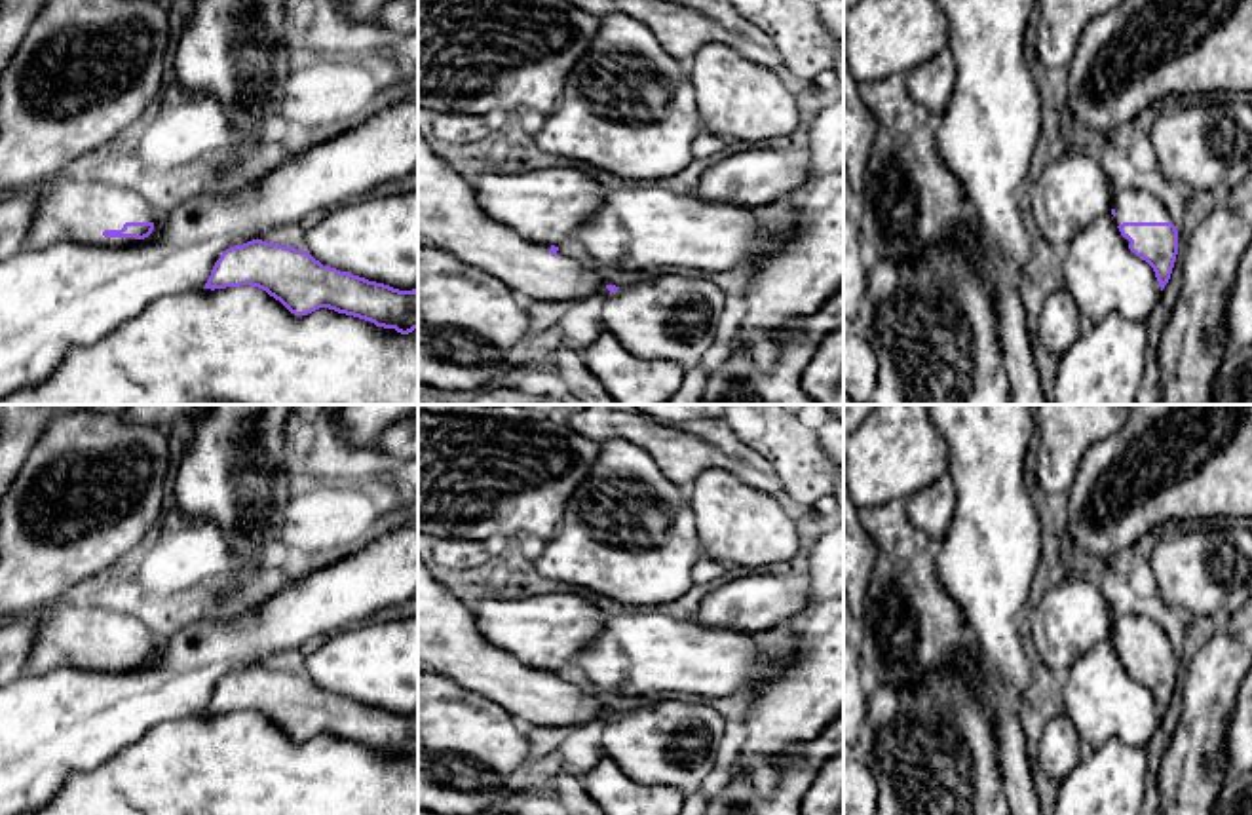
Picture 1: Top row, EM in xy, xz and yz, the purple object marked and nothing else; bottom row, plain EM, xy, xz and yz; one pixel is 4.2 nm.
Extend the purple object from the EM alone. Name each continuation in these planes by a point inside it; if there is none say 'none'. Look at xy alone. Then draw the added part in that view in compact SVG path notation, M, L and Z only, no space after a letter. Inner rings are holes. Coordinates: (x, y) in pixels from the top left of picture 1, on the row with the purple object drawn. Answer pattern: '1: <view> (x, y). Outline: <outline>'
1: xy (84, 71). Outline: M49 0L27 28L17 51L0 76L0 199L27 196L36 201L36 217L28 230L25 249L46 249L68 241L80 245L122 247L137 243L135 237L104 237L104 230L122 230L125 222L156 222L152 205L137 192L104 182L76 182L66 177L66 167L84 154L114 141L131 123L144 120L146 108L154 104L169 74L169 8L154 0Z

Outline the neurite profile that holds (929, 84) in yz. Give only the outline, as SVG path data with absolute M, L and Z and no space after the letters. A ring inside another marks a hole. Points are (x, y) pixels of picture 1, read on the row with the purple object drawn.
M859 0L844 9L844 63L857 84L902 78L935 122L956 84L946 19L933 0Z

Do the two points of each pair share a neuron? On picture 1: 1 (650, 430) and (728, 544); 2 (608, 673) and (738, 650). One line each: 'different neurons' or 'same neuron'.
1: different neurons
2: same neuron

